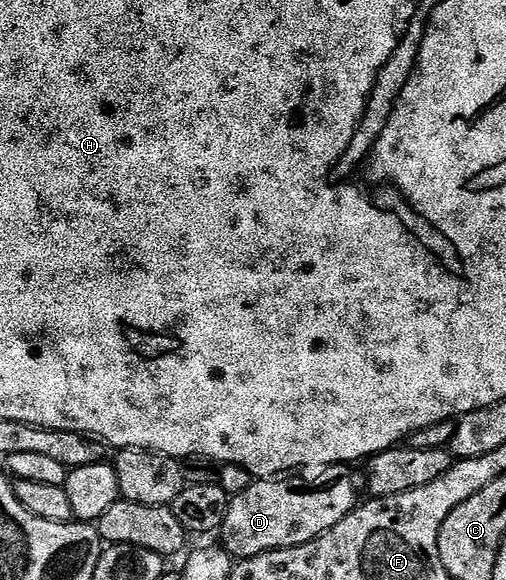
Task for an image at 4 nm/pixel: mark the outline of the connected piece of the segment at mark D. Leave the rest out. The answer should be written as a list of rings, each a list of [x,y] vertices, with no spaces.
[[[347,465],[324,466],[315,483],[307,479],[291,479],[295,477],[256,478],[249,489],[230,496],[231,504],[221,528],[222,546],[240,560],[313,541],[359,506],[361,483],[355,480],[351,470]]]

